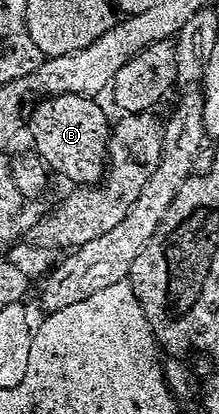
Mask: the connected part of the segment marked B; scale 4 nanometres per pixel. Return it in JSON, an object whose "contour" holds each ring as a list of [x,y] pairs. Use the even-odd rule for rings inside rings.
{"contour":[[[79,95],[46,97],[33,106],[27,121],[27,129],[33,132],[36,156],[54,174],[74,181],[71,183],[77,187],[98,184],[106,171],[111,121],[97,104],[94,98]]]}

